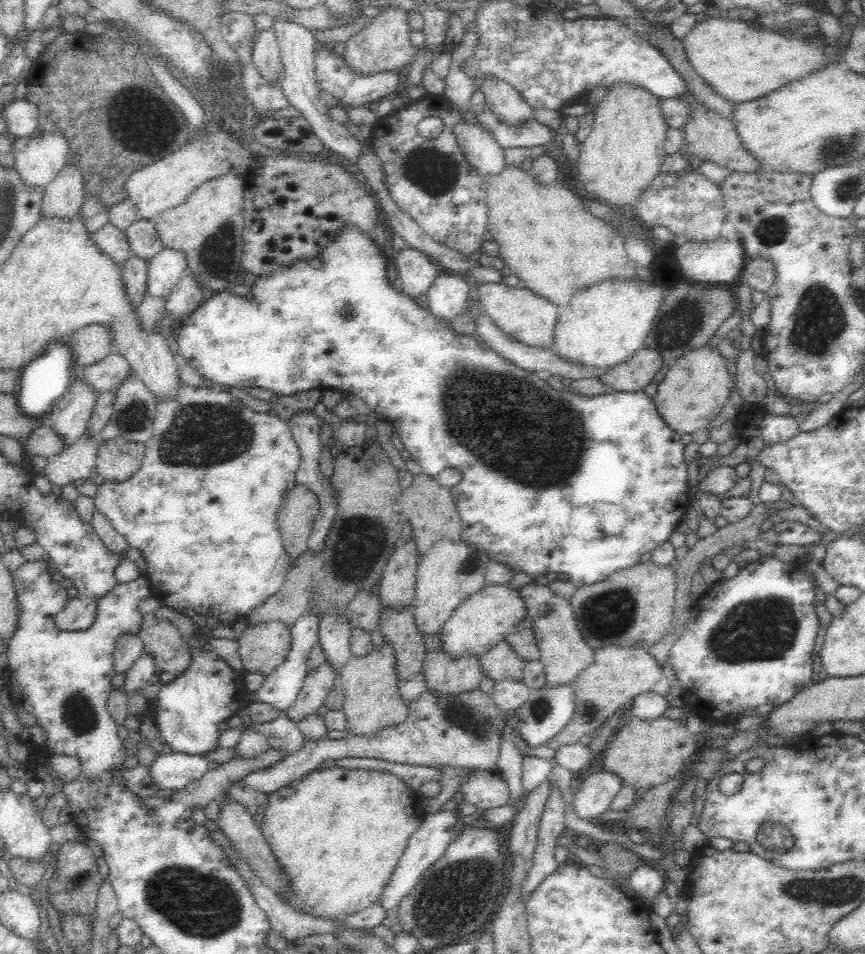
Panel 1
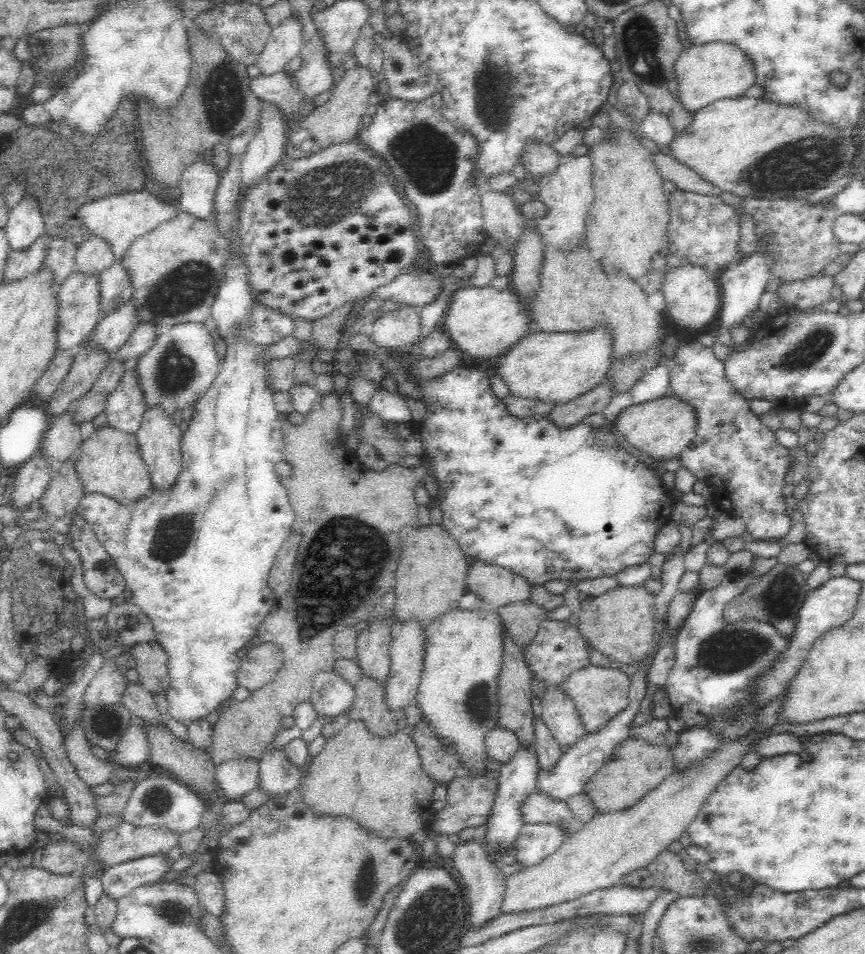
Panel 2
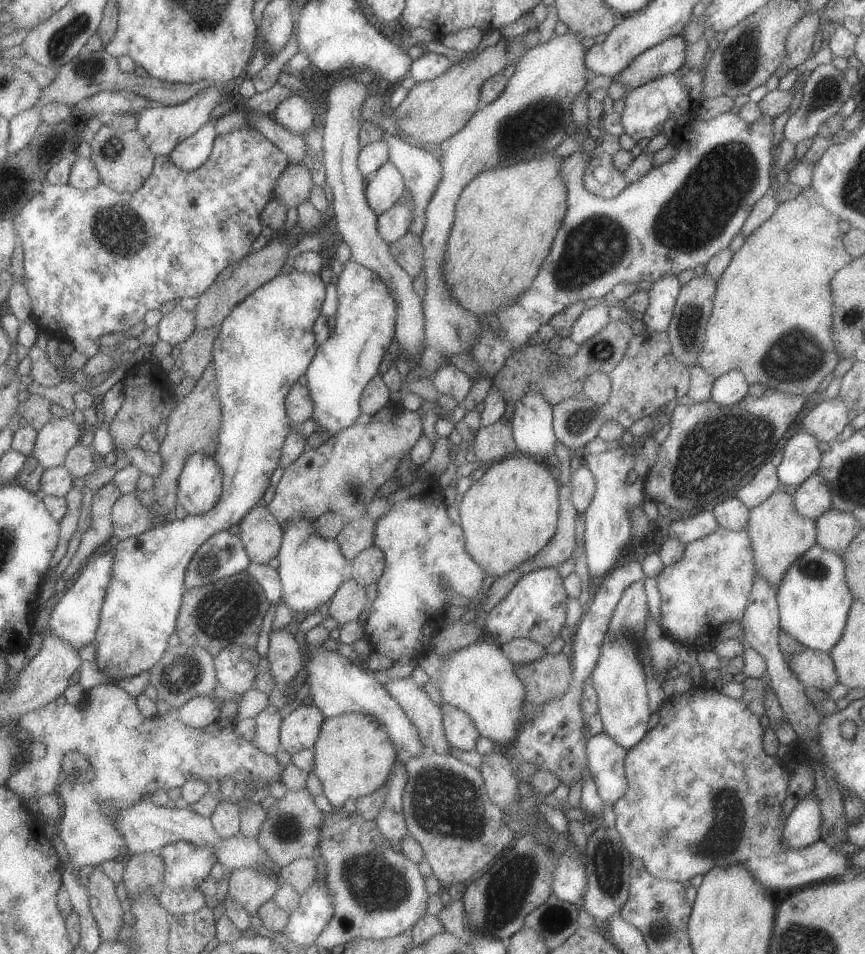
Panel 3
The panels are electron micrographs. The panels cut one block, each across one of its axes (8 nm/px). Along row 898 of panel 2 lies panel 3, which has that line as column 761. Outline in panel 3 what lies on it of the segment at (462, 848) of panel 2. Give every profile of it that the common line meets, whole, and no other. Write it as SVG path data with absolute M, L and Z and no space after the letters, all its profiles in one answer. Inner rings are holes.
M766 461L759 466L750 482L735 490L735 496L750 509L761 504L773 491L777 491L780 487L782 486L776 475L776 468L769 461Z

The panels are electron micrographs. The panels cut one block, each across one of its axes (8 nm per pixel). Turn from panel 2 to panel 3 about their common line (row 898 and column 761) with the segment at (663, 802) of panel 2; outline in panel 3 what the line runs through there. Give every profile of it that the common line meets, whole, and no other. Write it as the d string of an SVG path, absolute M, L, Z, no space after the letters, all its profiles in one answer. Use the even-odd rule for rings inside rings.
M783 487L750 508L746 530L754 556L755 574L761 575L775 590L787 567L816 543L815 520L797 514L793 494Z

